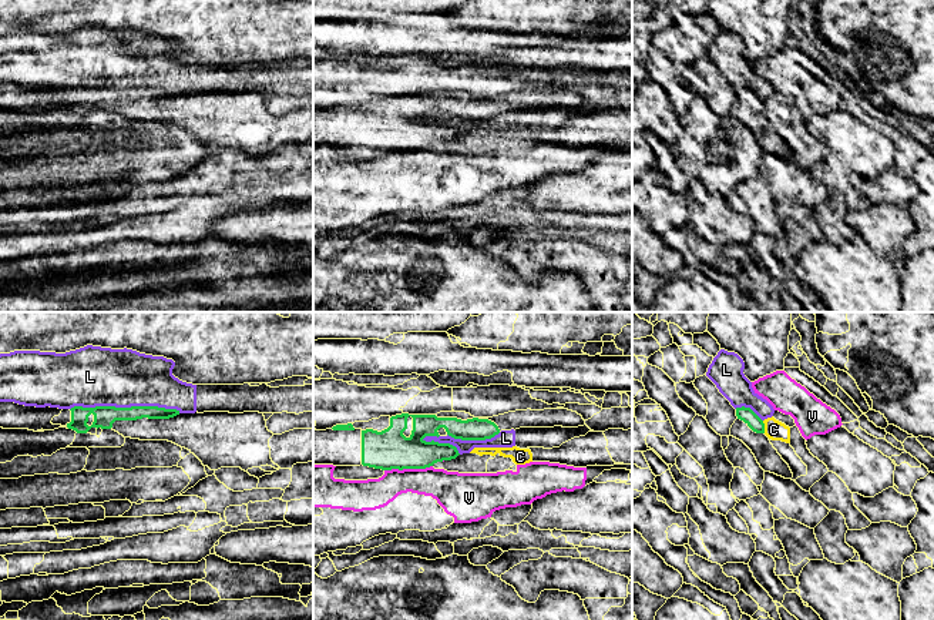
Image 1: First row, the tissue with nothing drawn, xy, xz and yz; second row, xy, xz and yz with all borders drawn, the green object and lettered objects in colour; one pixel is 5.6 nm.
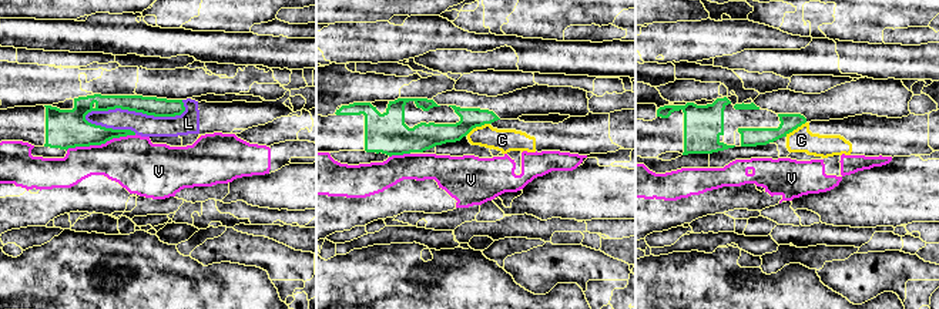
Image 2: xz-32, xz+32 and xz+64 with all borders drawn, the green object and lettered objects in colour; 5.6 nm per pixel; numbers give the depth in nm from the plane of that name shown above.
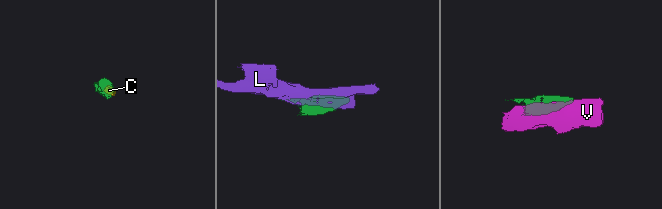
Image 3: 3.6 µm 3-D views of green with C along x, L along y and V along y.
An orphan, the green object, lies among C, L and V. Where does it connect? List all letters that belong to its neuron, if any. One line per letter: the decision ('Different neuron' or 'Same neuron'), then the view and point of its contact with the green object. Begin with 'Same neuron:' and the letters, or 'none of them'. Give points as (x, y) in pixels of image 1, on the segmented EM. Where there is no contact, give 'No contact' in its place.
Same neuron: none of them
C: Different neuron. Touches green at yz (763, 426)
L: Different neuron. Touches green at xy (126, 408)
V: Different neuron. Touches green at xz (407, 468)

